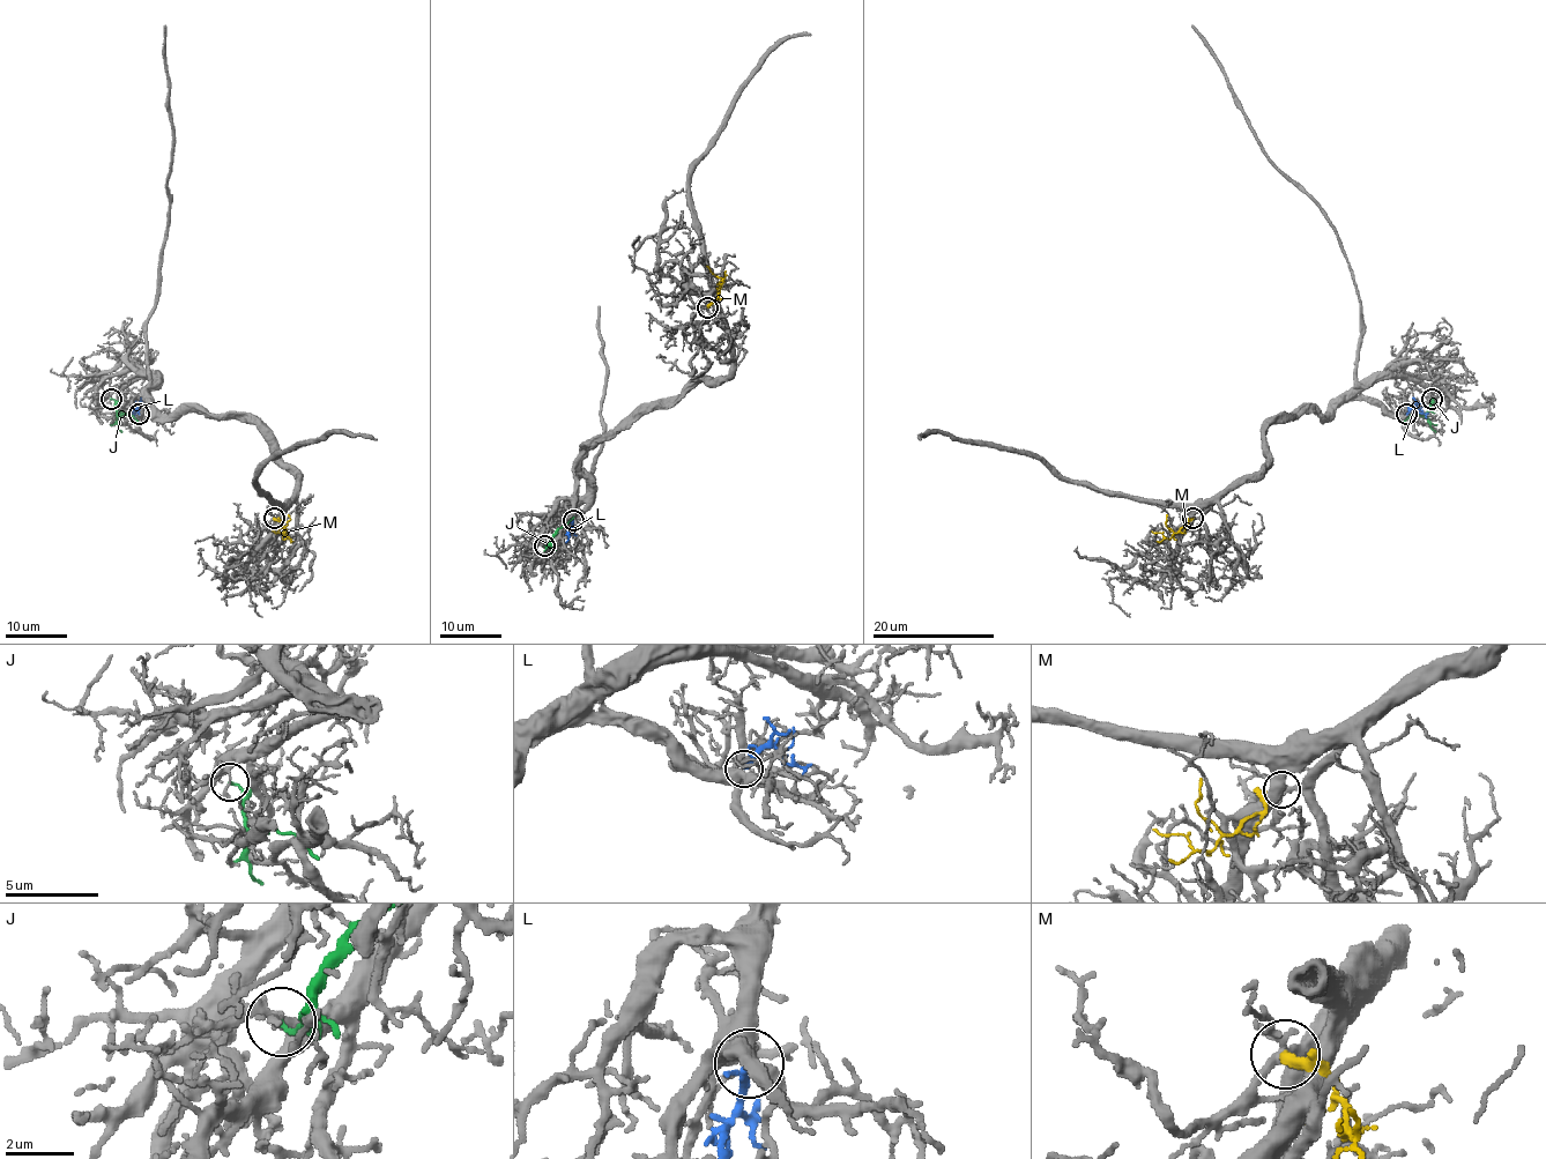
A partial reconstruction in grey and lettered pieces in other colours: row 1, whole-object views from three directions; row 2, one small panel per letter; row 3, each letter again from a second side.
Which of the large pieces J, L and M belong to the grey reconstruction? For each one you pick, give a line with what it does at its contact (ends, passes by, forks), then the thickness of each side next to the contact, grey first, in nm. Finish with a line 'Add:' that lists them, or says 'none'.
L: it ends | 440/240 nm
Add: L

